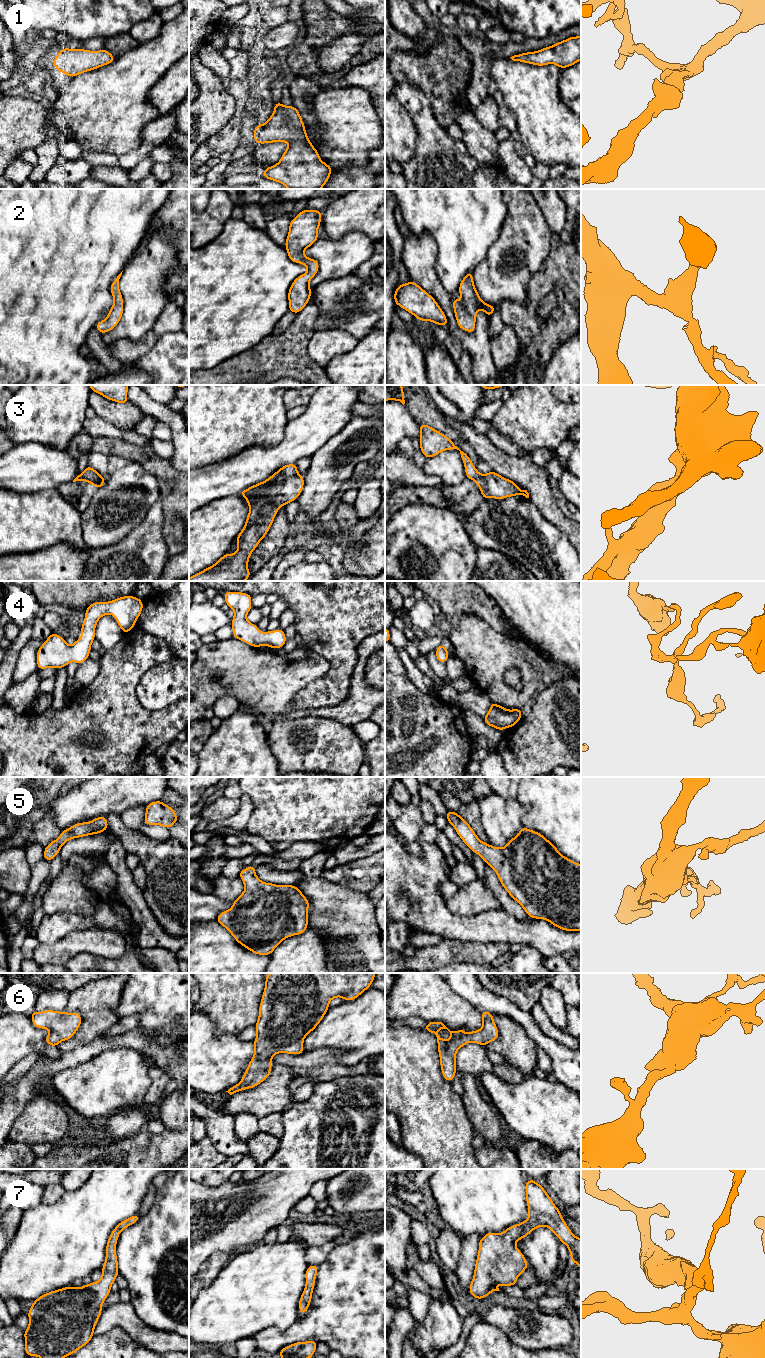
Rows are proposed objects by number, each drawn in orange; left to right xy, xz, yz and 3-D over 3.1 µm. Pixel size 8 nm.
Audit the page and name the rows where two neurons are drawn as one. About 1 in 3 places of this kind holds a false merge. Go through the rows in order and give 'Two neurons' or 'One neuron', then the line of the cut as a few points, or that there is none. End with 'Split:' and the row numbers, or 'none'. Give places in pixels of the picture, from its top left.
1: One neuron. No split
2: One neuron. No split
3: Two neurons. Split along xy (80, 475), (94, 480), (100, 477)
4: One neuron. No split
5: One neuron. No split
6: One neuron. No split
7: One neuron. No split
Split: 3

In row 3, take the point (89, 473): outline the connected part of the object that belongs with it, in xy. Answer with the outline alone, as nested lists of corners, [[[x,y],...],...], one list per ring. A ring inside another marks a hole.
[[[86,466],[86,468],[83,470],[81,476],[88,480],[94,480],[94,481],[98,480],[100,478],[99,473],[90,466]]]

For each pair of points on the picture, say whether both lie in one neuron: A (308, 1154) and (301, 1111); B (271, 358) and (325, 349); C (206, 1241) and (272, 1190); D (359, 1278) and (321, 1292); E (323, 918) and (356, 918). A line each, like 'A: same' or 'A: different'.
A: same
B: different
C: same
D: same
E: same

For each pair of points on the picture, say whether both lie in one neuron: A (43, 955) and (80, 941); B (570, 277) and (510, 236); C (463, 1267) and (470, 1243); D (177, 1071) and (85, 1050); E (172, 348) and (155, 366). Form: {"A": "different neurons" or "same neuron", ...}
{"A": "same neuron", "B": "different neurons", "C": "same neuron", "D": "same neuron", "E": "same neuron"}

